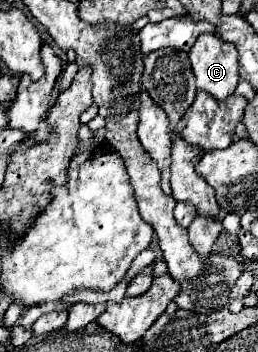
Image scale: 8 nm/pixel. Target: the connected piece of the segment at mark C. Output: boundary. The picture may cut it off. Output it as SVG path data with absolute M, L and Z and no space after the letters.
M213 33L201 35L189 51L195 85L217 101L233 95L239 83L237 49Z

